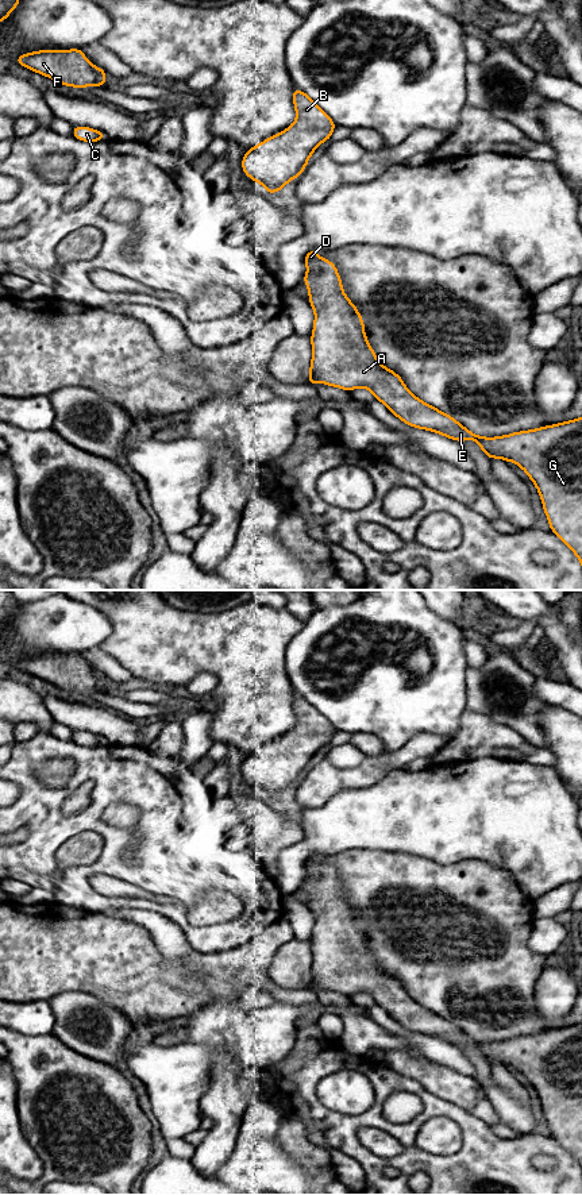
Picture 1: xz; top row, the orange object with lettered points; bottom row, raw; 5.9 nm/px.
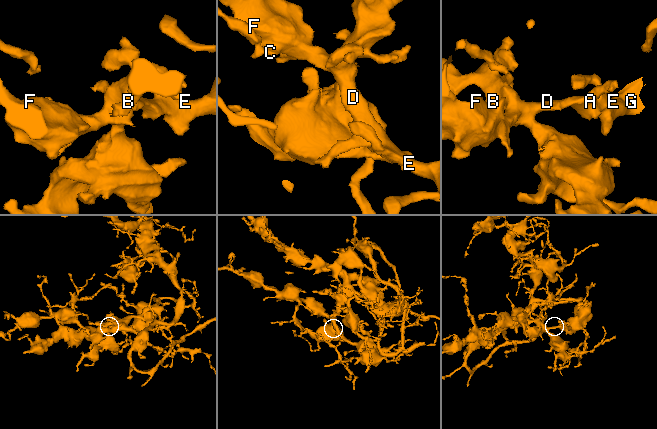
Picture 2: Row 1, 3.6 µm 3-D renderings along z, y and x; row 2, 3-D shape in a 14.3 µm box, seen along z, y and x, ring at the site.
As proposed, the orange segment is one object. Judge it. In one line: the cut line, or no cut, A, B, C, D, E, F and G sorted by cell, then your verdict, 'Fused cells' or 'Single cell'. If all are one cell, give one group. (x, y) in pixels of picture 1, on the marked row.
No split. Groups: A B C D E F G. Single cell

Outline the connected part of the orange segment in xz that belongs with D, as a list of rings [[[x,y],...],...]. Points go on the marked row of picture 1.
[[[311,248],[305,255],[307,271],[301,280],[308,286],[308,302],[315,312],[311,336],[312,361],[307,383],[315,386],[323,382],[347,392],[366,388],[405,424],[436,432],[455,442],[474,440],[490,460],[500,458],[516,463],[535,483],[550,529],[573,550],[582,564],[582,417],[496,437],[469,431],[452,416],[417,398],[397,373],[379,363],[365,335],[361,313],[344,294],[338,267],[331,261],[320,258],[316,251],[317,248]]]

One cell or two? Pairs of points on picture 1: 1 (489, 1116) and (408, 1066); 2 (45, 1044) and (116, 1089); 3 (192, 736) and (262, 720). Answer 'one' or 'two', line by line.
1: one
2: one
3: two

